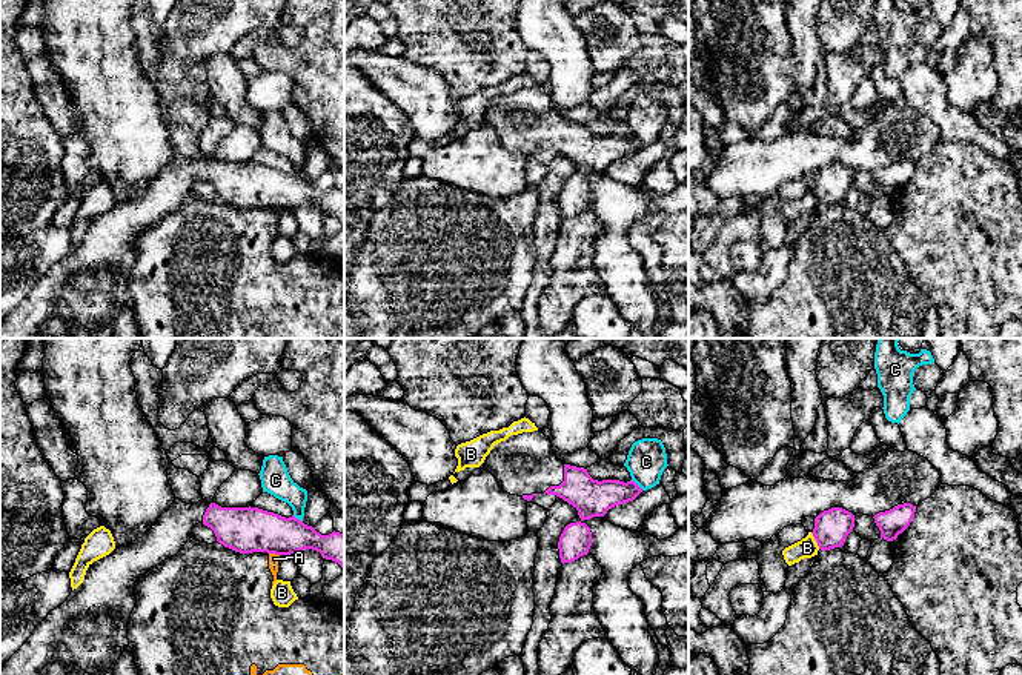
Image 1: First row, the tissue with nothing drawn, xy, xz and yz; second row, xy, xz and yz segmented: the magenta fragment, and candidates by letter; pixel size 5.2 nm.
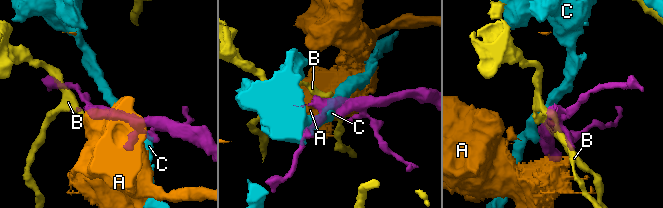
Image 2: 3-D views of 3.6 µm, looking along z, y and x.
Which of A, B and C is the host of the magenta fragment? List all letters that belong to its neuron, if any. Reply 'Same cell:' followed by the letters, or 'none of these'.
Same cell: none of these

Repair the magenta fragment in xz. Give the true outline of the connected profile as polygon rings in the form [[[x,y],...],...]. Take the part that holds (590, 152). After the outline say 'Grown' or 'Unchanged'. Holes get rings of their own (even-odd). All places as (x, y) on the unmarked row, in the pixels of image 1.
[[[541,86],[510,91],[493,101],[484,118],[478,123],[489,126],[504,148],[530,157],[538,149],[556,151],[572,160],[581,175],[604,172],[609,165],[633,157],[642,145],[635,137],[593,135],[587,125],[564,120],[552,106],[552,97]]]. Grown

